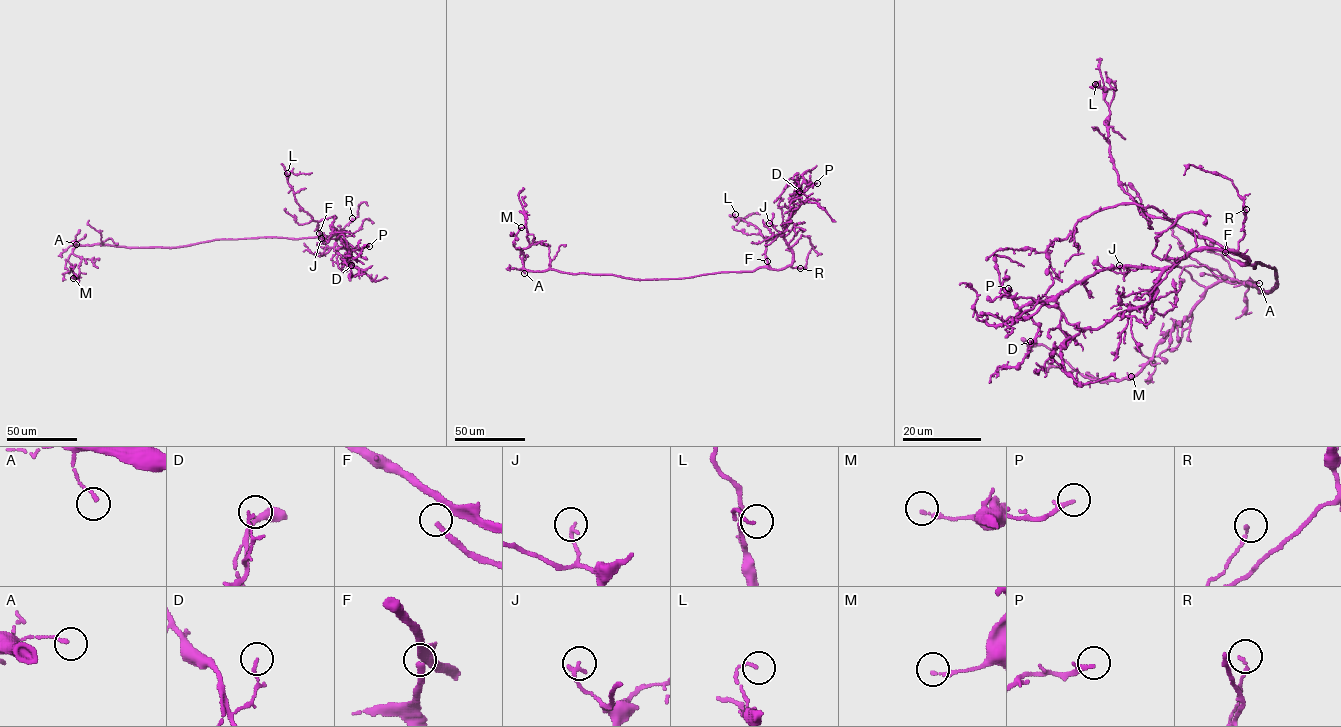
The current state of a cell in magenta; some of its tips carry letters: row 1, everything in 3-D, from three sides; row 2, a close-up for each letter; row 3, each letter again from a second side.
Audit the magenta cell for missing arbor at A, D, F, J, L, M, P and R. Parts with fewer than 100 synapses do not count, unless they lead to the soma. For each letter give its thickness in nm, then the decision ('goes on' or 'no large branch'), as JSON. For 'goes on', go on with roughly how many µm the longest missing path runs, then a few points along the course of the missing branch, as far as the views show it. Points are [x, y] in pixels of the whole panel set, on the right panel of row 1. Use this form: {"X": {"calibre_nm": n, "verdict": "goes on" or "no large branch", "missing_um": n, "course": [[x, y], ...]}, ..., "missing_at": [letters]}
{"A": {"calibre_nm": 140, "verdict": "no large branch"}, "D": {"calibre_nm": 130, "verdict": "no large branch"}, "F": {"calibre_nm": 170, "verdict": "goes on", "missing_um": 120, "course": [[1225, 252], [1155, 214], [1110, 204], [1088, 204], [1078, 212], [1004, 227], [960, 229], [929, 248]]}, "J": {"calibre_nm": 160, "verdict": "no large branch"}, "L": {"calibre_nm": 110, "verdict": "no large branch"}, "M": {"calibre_nm": 170, "verdict": "no large branch"}, "P": {"calibre_nm": 240, "verdict": "no large branch"}, "R": {"calibre_nm": 170, "verdict": "no large branch"}, "missing_at": ["F"]}

